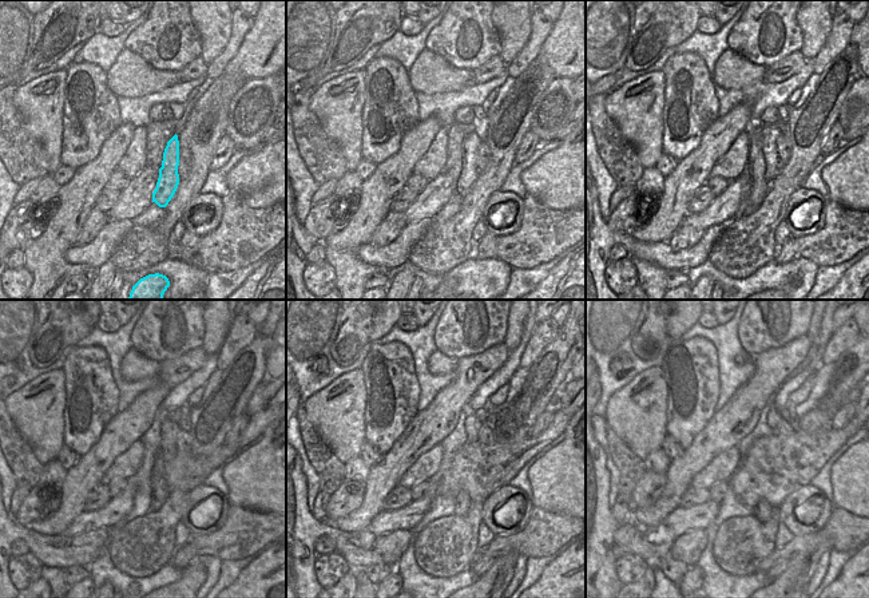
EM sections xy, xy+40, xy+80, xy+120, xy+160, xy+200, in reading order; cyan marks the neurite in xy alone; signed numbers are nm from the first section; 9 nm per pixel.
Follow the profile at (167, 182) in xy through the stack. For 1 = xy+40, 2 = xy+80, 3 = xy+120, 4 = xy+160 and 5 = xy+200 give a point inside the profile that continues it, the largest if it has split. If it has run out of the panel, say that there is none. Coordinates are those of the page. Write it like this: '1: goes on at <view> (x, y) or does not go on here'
1: goes on at xy+40 (469, 171)
2: goes on at xy+80 (769, 133)
3: goes on at xy+120 (170, 430)
4: goes on at xy+160 (471, 424)
5: goes on at xy+200 (773, 416)

